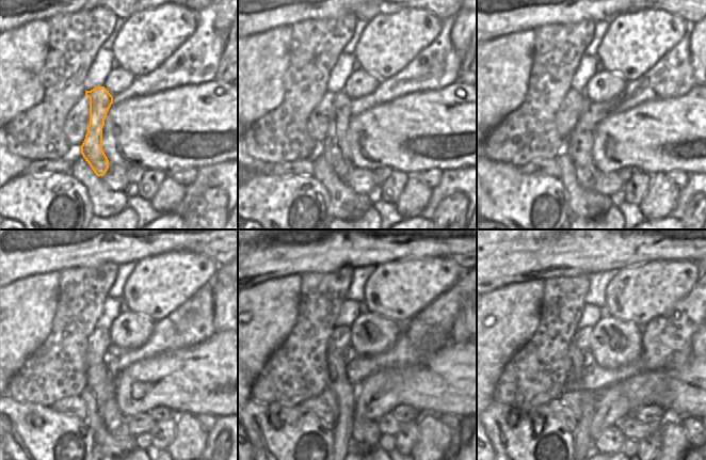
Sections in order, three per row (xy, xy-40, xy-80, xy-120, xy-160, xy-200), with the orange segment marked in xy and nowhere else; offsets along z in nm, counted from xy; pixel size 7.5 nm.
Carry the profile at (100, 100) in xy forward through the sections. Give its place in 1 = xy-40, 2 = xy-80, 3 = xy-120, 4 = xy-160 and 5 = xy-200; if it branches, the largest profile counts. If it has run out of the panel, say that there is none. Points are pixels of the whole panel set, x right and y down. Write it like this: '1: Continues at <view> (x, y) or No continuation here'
1: Continues at xy-40 (334, 147)
2: Continues at xy-80 (578, 144)
3: Continues at xy-120 (116, 424)
4: Continues at xy-160 (366, 432)
5: Continues at xy-200 (610, 441).

